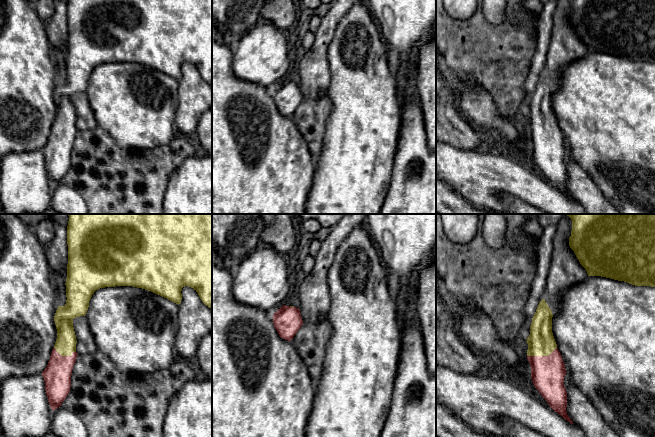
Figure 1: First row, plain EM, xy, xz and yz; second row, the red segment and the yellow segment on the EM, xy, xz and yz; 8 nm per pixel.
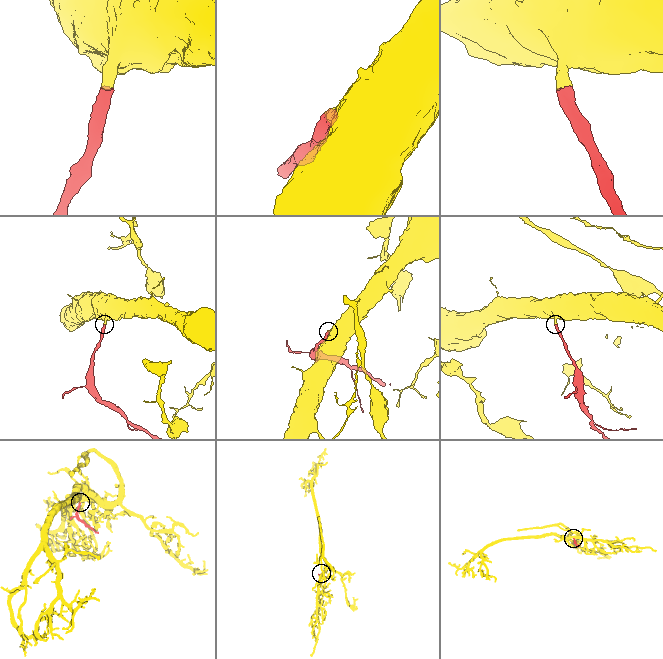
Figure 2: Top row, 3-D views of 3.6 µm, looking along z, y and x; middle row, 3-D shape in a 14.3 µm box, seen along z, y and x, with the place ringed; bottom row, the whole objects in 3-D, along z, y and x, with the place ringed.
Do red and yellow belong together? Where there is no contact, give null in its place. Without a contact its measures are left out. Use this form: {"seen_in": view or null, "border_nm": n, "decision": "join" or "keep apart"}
{"seen_in": "yz", "border_nm": 260, "decision": "join"}

